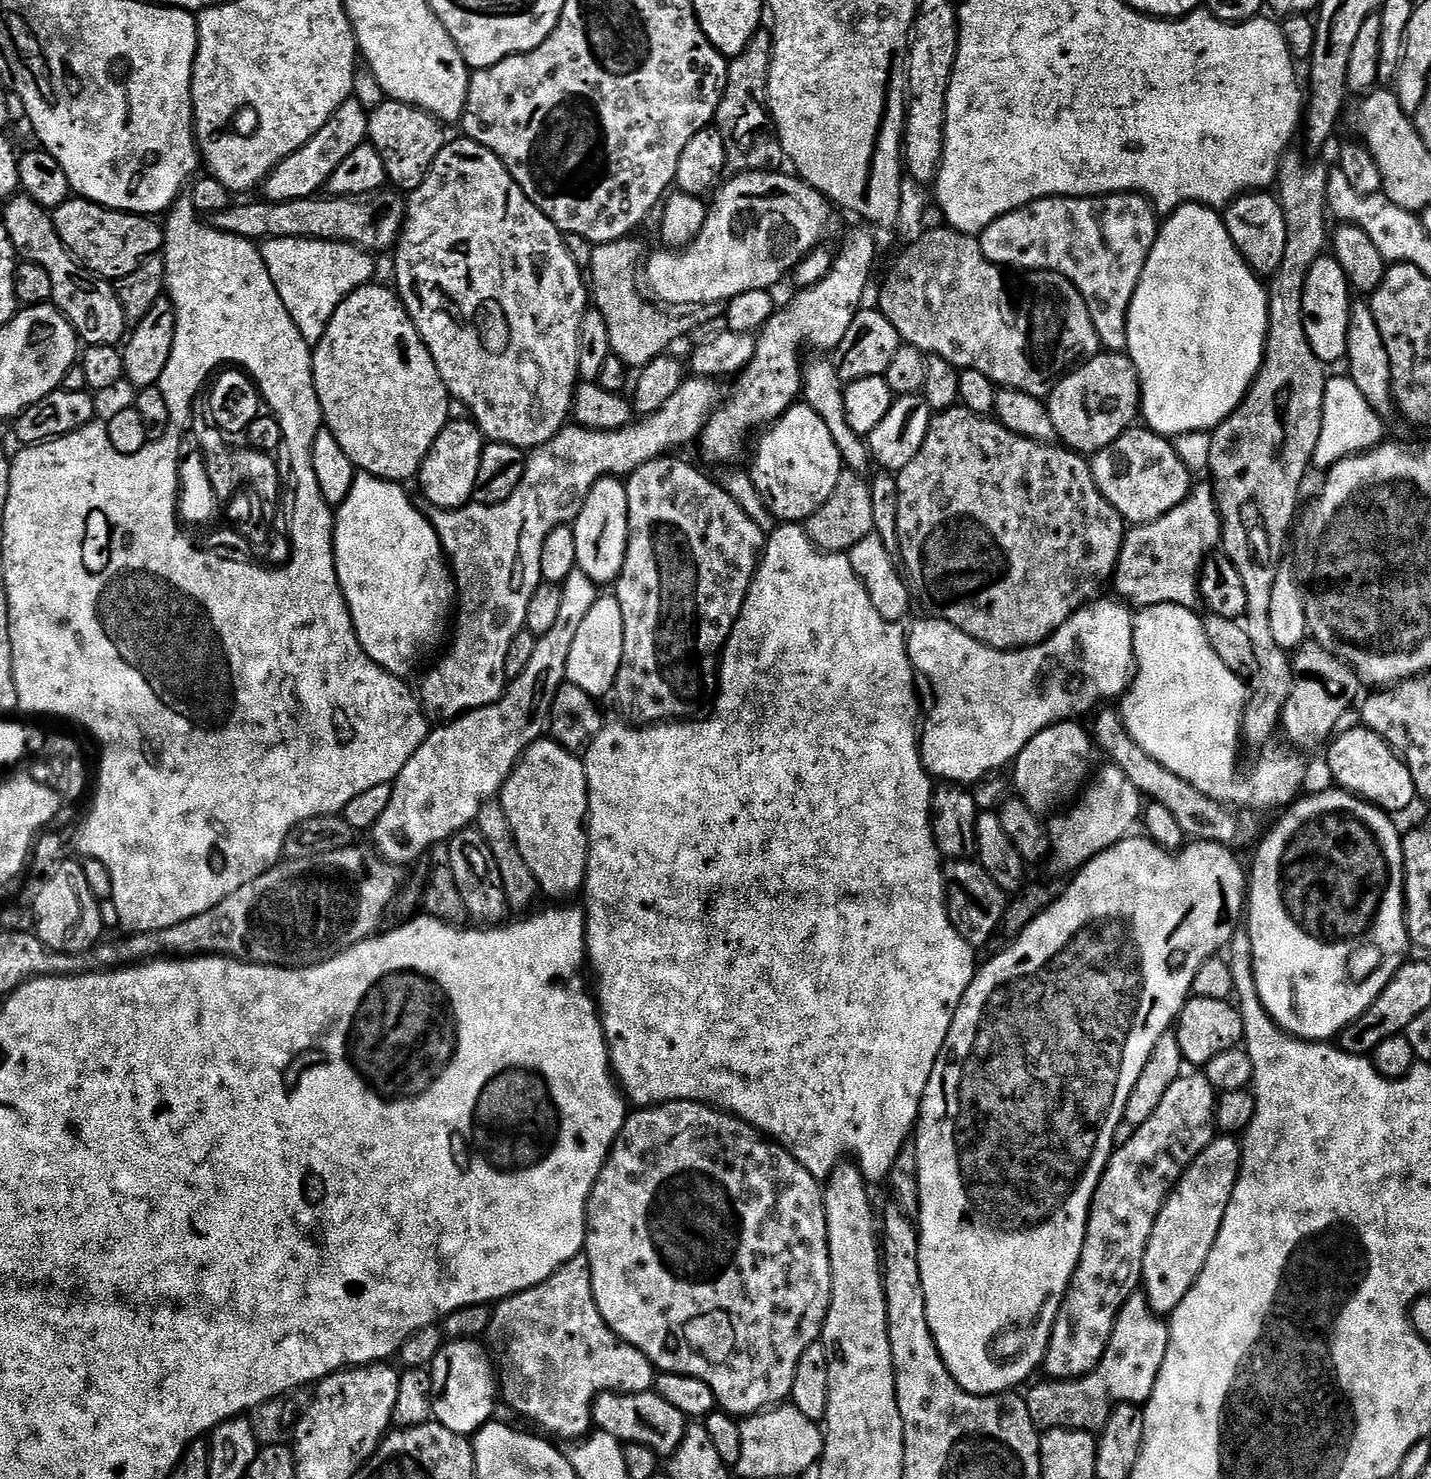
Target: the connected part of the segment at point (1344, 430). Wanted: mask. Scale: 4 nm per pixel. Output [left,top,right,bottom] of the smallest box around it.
[1312,374,1386,470]

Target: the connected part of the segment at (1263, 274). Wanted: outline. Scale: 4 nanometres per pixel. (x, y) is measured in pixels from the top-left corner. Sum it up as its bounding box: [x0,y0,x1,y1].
[1222,190,1286,278]

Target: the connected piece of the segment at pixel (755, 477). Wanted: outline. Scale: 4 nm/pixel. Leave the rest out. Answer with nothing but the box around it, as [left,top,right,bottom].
[750,402,842,521]

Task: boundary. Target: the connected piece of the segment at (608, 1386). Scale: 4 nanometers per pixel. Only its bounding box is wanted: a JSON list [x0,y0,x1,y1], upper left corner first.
[486,1254,658,1438]

